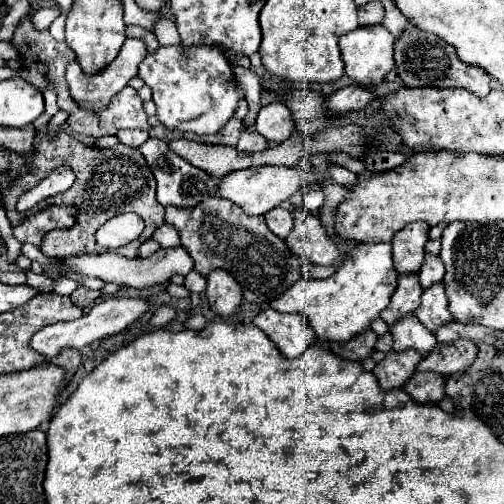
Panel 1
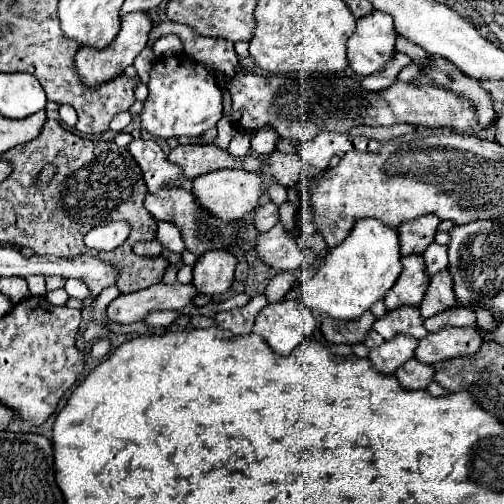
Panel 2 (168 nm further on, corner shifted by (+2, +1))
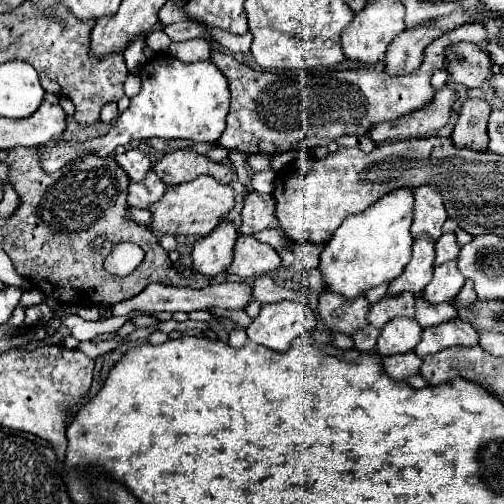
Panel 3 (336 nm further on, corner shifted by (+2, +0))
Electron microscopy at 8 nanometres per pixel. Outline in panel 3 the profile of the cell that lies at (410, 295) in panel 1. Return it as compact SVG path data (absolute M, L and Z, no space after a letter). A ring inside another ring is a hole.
M419 237L413 243L413 257L407 263L405 271L391 281L389 285L389 295L397 297L399 293L413 293L419 295L433 277L433 261L435 261L435 243L431 241L431 237Z

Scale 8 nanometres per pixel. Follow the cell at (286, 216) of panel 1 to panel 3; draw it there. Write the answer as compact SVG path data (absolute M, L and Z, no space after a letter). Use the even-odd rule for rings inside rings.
M257 191L249 193L245 197L243 209L241 209L241 233L243 235L253 235L257 231L263 231L267 227L277 227L277 217L275 217L275 199L273 195L261 195Z

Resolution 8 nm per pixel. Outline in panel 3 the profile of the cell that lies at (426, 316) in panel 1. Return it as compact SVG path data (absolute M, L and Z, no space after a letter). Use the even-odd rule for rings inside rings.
M447 261L443 265L435 265L433 281L423 289L421 297L431 305L449 303L455 299L463 283L465 283L465 277L455 269L455 261Z

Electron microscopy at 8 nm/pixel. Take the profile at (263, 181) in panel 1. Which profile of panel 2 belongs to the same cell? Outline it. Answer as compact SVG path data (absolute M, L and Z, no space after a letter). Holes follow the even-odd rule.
M215 170L211 174L203 174L193 180L193 194L197 198L197 204L203 206L203 210L211 212L211 216L219 216L221 220L239 220L251 210L259 206L261 192L265 188L265 180L255 172L243 172L243 170Z

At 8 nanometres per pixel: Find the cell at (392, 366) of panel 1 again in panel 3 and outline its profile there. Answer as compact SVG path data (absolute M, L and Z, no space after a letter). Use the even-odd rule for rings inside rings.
M395 319L383 327L381 337L377 341L377 351L381 357L409 353L415 349L415 345L419 341L421 341L421 329L415 319L411 319L411 321Z

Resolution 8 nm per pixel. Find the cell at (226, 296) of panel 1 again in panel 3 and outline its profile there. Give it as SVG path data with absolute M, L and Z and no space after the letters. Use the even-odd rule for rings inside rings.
M223 221L207 237L195 243L193 247L193 271L205 277L217 277L227 271L227 265L233 263L233 247L237 241L235 225Z

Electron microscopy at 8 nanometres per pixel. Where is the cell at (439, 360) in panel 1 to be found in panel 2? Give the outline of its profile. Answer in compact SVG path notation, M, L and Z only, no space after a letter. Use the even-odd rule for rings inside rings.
M441 328L419 340L415 358L423 364L435 364L439 360L475 354L481 344L483 336L477 328Z

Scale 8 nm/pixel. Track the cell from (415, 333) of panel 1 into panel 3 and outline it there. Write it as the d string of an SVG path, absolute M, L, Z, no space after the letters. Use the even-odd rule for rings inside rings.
M401 293L399 297L383 297L379 303L371 305L369 323L377 329L383 329L395 317L415 319L415 297L411 293Z

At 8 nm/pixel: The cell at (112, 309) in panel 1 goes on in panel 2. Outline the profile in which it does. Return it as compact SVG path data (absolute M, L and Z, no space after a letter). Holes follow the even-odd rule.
M153 284L149 288L121 294L107 306L107 318L117 324L131 324L143 320L151 310L183 310L197 296L193 284Z

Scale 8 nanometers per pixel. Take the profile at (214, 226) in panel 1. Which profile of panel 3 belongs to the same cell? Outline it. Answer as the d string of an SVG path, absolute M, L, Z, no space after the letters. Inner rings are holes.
M151 171L147 175L147 181L135 183L131 181L129 185L129 205L131 207L139 207L139 209L149 209L151 205L155 205L167 191L167 185L163 181L159 181L159 177Z

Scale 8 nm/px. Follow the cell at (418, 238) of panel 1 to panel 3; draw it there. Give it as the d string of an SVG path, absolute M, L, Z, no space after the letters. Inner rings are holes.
M431 185L415 189L415 209L413 209L413 223L411 223L413 239L421 235L429 235L433 241L437 241L441 237L441 227L445 219L447 219L447 211L443 207L437 189Z

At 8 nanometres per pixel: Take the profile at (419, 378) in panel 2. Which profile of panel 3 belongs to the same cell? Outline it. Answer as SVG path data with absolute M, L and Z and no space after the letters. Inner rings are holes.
M409 351L405 355L391 355L391 357L383 359L383 367L389 377L395 377L397 381L401 381L401 379L405 381L419 373L421 359L413 351Z

